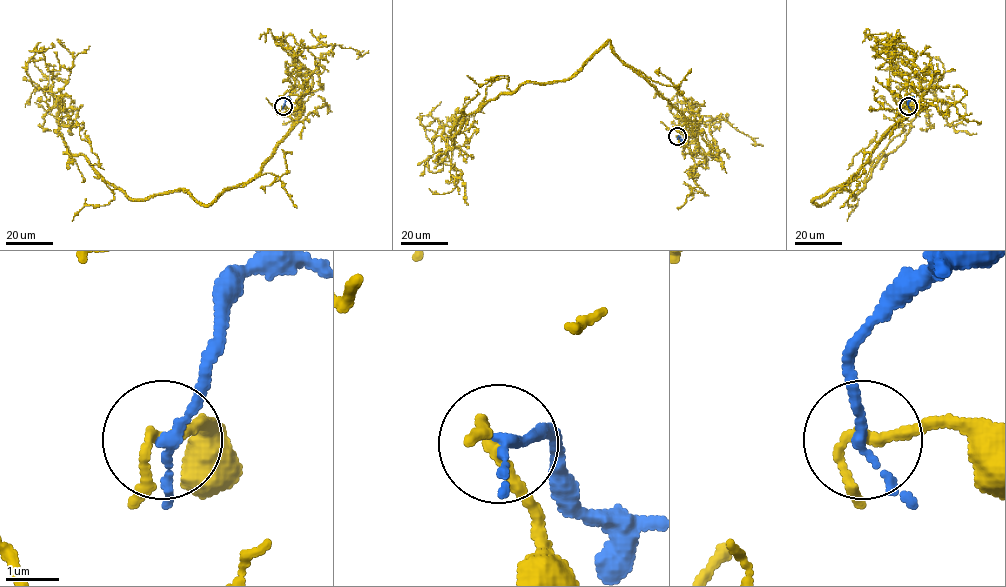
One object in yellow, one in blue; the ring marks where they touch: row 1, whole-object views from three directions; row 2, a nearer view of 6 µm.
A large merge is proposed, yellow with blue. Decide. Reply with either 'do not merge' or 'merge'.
do not merge

